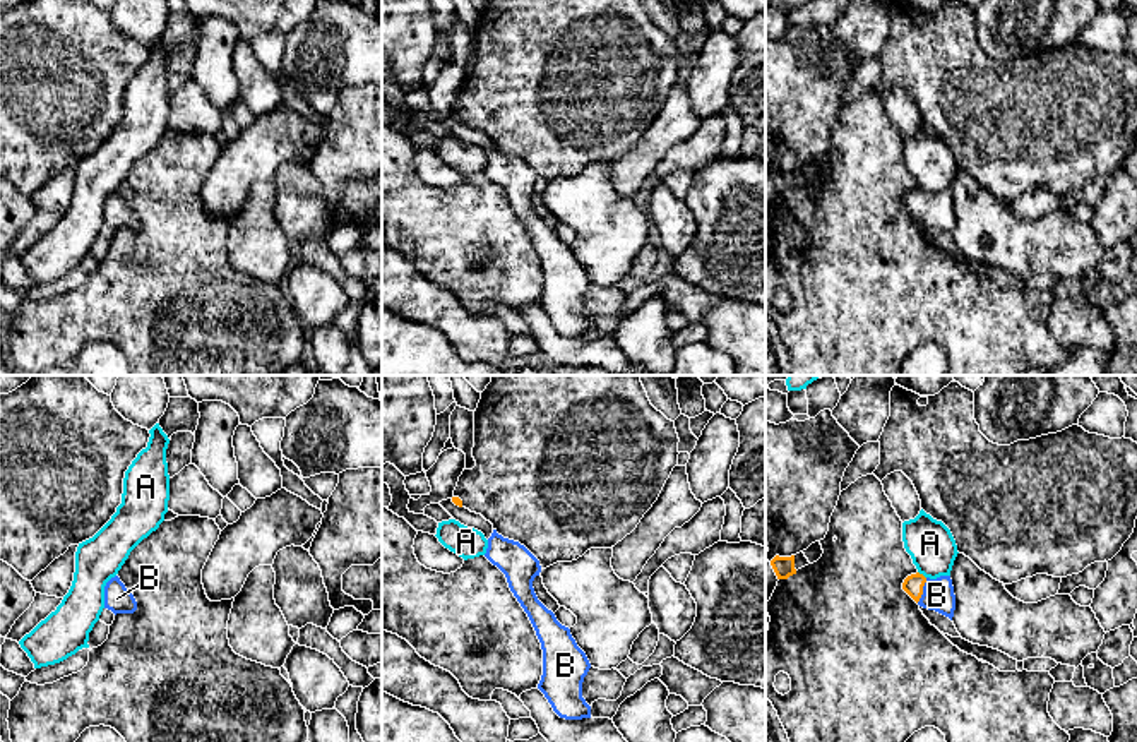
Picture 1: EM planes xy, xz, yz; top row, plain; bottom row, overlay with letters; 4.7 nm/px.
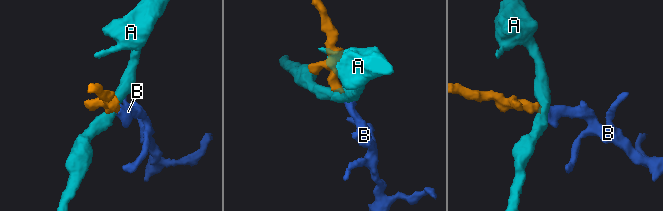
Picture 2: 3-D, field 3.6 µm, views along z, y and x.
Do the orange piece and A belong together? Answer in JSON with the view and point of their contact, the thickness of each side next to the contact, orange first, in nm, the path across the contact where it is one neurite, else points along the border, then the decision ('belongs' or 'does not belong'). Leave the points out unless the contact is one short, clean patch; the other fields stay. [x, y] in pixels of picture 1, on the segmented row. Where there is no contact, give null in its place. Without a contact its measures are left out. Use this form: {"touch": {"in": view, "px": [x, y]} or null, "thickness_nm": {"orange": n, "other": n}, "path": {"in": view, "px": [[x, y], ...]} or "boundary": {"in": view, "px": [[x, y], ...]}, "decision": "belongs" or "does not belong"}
{"touch": {"in": "yz", "px": [922, 574]}, "thickness_nm": {"orange": 100, "other": 220}, "boundary": {"in": "yz", "px": [[918, 571], [925, 578]]}, "decision": "does not belong"}

